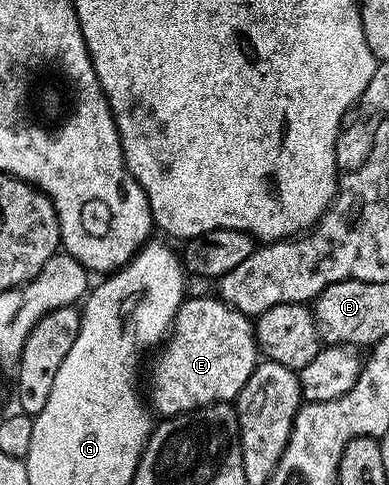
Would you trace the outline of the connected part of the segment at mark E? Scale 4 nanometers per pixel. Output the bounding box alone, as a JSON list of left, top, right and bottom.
[145,297,261,417]

